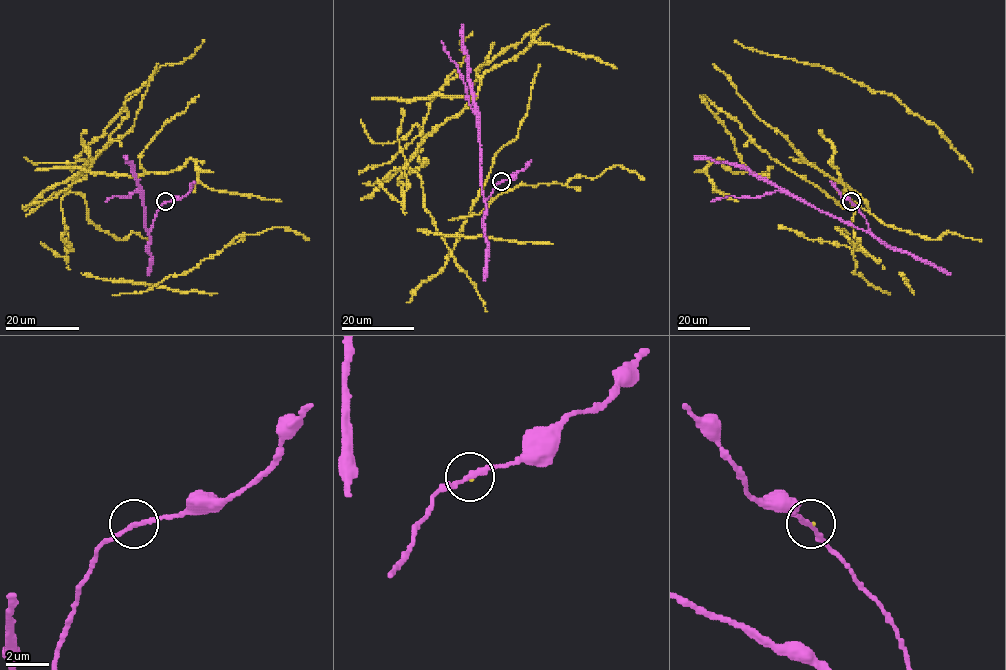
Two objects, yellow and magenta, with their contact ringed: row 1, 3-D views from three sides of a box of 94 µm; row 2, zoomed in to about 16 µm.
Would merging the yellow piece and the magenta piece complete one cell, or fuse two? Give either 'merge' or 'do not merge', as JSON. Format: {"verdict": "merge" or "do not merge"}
{"verdict": "merge"}

